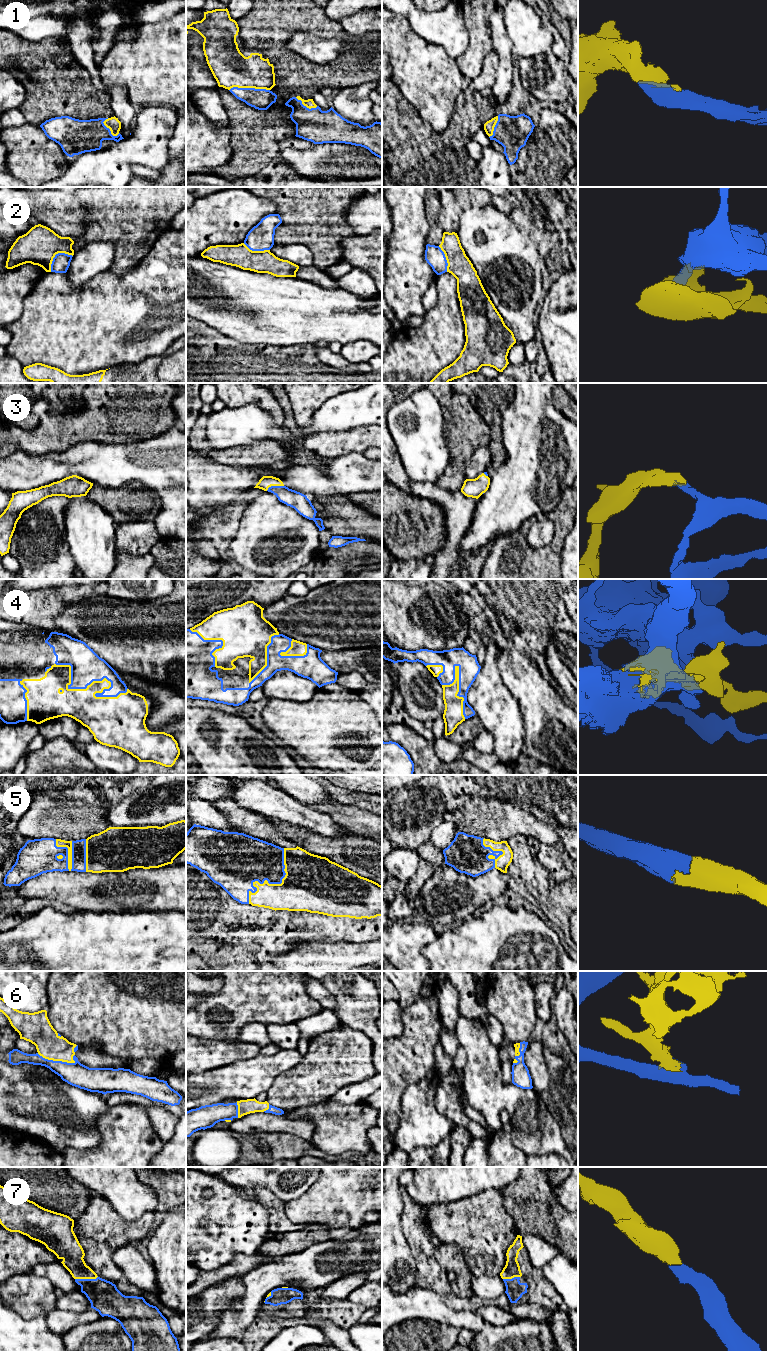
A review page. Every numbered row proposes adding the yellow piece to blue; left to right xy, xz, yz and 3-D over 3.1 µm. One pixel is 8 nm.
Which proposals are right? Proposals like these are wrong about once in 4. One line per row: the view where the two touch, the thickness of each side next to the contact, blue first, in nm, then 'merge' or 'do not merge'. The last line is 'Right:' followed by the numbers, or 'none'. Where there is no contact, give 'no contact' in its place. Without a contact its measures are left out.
1: meets blue in xz; 170 nm thick on the blue side, 300 nm on the other; merge
2: meets blue in xy; 140 nm thick on the blue side, 300 nm on the other; do not merge
3: meets blue in xz; 140 nm thick on the blue side, 100 nm on the other; merge
4: meets blue in xy; 260 nm thick on the blue side, 260 nm on the other; merge
5: meets blue in xz; 360 nm thick on the blue side, 340 nm on the other; merge
6: meets blue in xy; 190 nm thick on the blue side, 220 nm on the other; merge
7: meets blue in xy; 240 nm thick on the blue side, 190 nm on the other; merge
Right: 1, 3, 4, 5, 6, 7

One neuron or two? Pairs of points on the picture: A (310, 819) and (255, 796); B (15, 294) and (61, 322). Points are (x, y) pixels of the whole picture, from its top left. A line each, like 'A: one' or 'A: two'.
A: one
B: two

